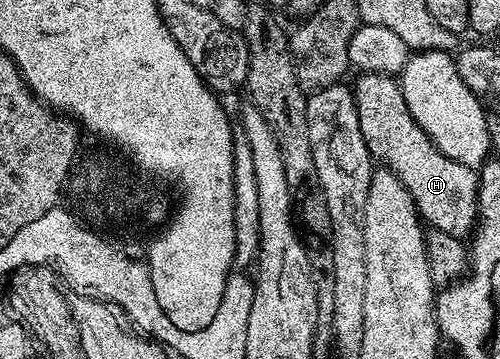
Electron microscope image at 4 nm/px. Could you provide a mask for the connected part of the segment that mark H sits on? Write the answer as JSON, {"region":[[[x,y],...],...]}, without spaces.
{"region":[[[362,74],[358,83],[353,83],[354,103],[358,109],[360,120],[360,132],[370,149],[371,159],[378,158],[385,169],[393,172],[408,188],[412,200],[418,209],[418,217],[422,219],[427,227],[448,232],[448,236],[456,236],[460,239],[467,237],[470,229],[475,229],[480,218],[480,207],[478,204],[478,179],[479,171],[456,160],[449,159],[440,152],[436,144],[417,126],[416,120],[412,118],[408,105],[405,103],[399,79],[388,74]]]}

